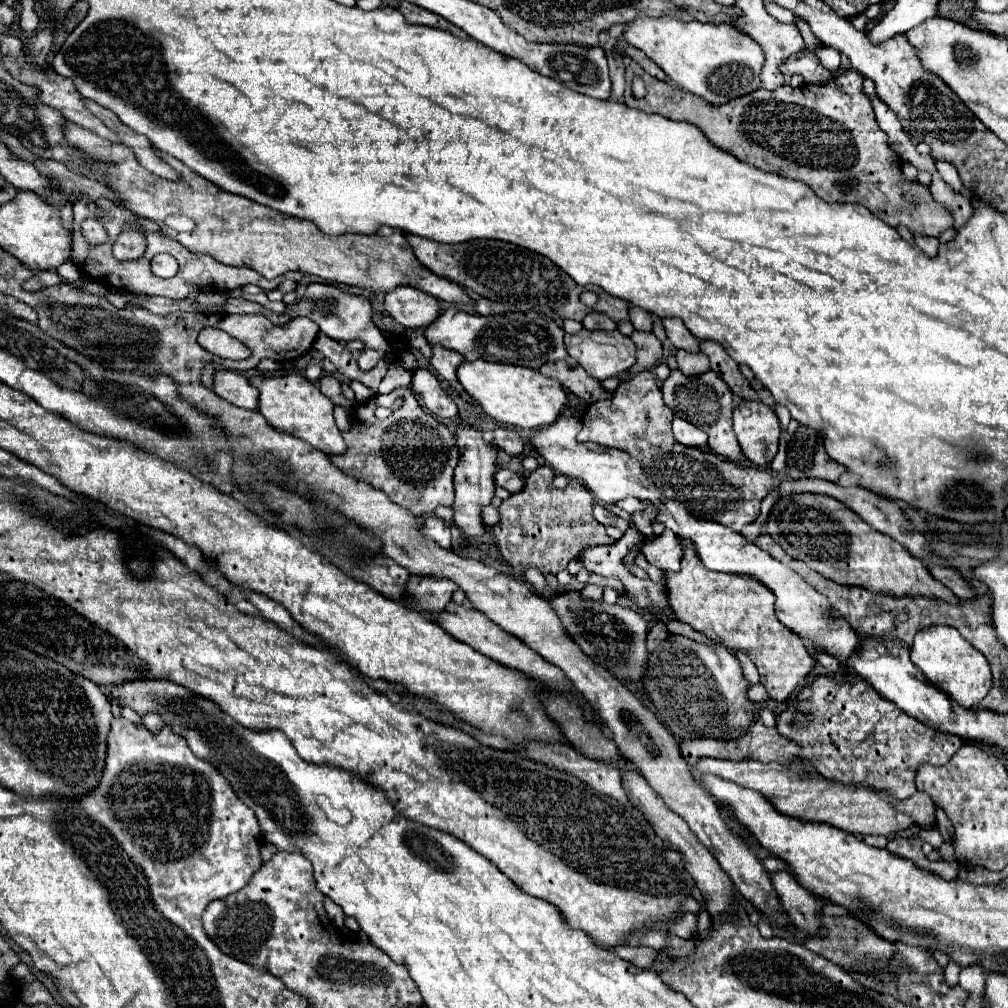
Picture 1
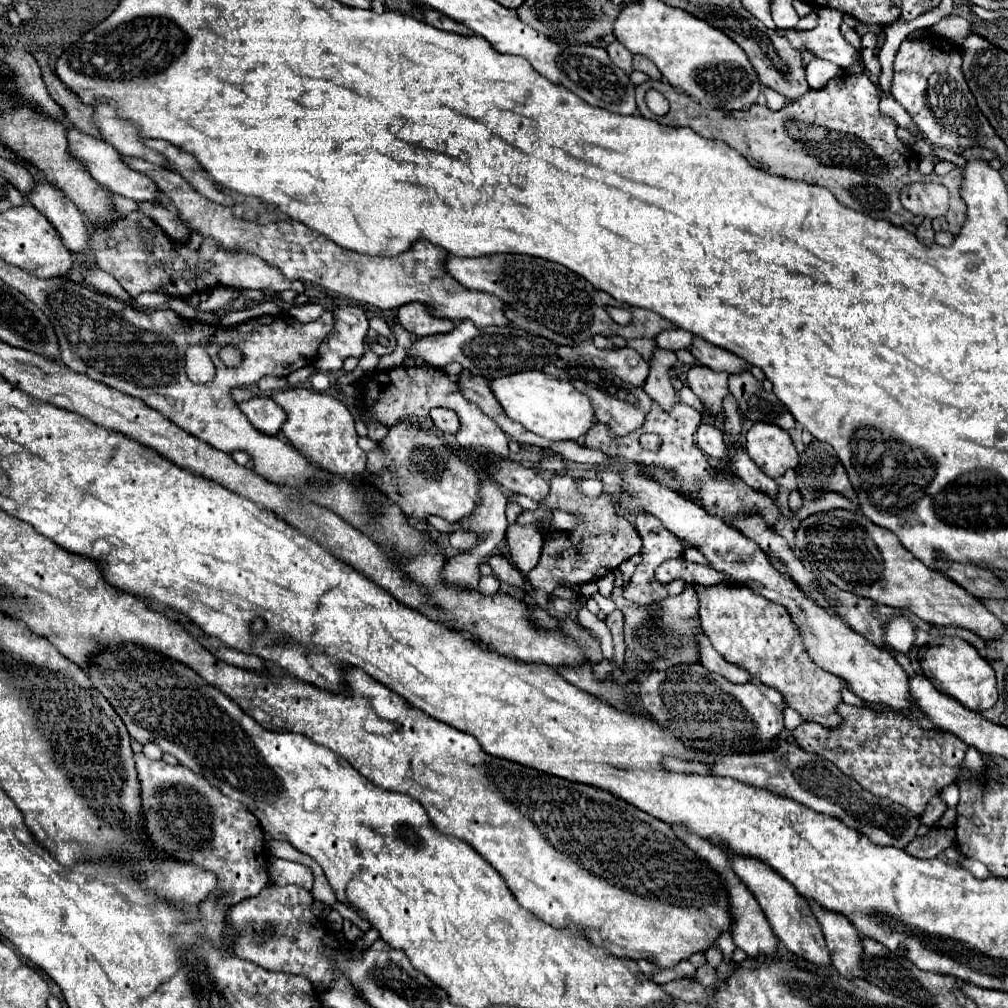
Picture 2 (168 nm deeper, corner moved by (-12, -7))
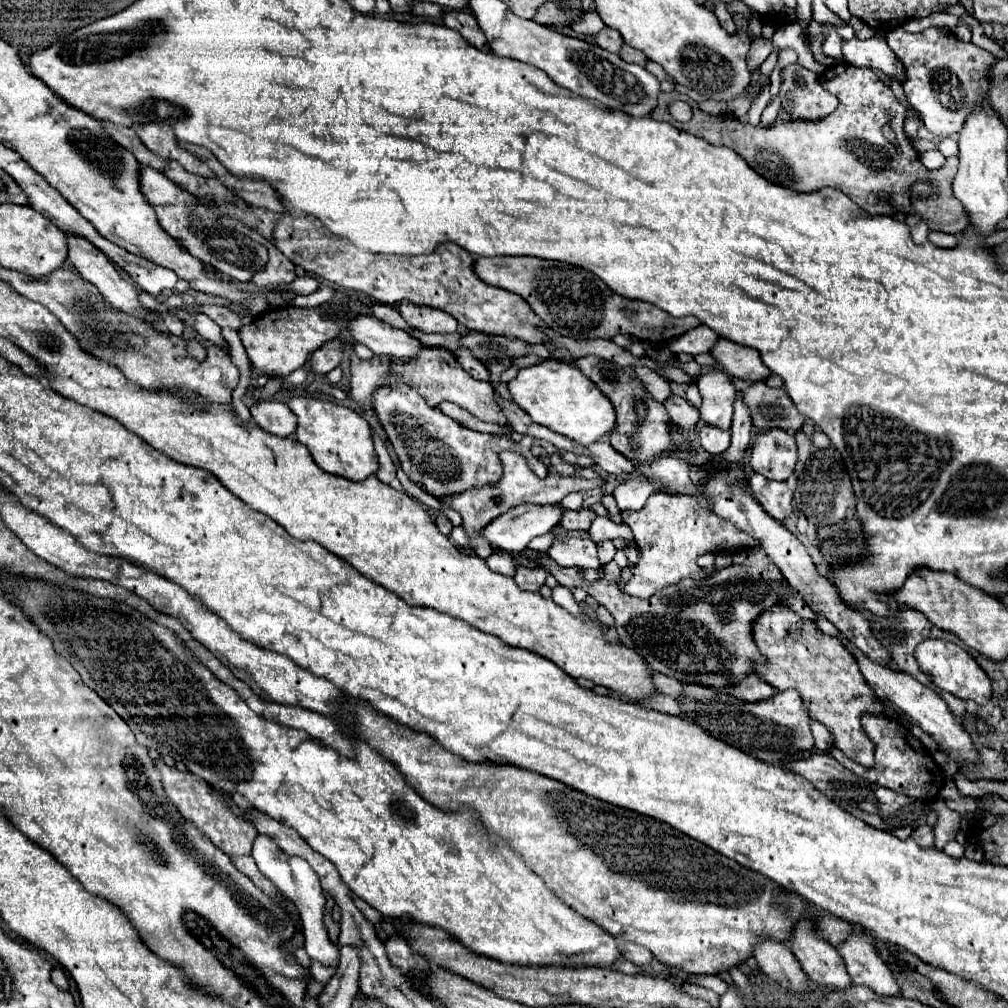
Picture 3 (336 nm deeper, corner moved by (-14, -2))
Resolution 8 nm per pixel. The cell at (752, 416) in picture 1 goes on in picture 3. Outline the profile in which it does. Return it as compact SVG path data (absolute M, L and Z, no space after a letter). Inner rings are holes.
M771 428L755 434L749 464L765 478L787 480L795 472L797 464L795 438L781 428Z

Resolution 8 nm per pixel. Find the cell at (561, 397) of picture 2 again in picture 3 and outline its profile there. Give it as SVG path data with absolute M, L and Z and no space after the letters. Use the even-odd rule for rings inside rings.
M545 360L541 364L521 368L517 376L507 384L511 398L519 404L533 422L563 434L579 444L591 444L611 432L615 424L615 410L603 392L579 370L559 360Z

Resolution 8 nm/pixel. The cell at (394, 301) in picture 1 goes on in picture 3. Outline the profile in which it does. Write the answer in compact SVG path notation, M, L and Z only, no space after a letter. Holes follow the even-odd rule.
M401 302L399 312L409 326L419 328L423 332L439 332L439 334L457 332L457 322L447 312L431 310L429 306L415 306L413 302Z

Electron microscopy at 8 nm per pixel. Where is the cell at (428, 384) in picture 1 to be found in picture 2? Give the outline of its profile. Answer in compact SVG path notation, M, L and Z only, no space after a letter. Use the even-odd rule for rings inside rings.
M431 411L429 415L435 423L435 429L451 433L451 435L455 435L459 431L459 417L455 411Z

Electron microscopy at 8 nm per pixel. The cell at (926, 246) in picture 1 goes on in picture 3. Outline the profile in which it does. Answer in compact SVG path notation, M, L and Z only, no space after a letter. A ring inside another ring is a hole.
M909 216L907 224L911 228L911 236L915 240L915 244L923 244L927 242L927 234L929 234L929 226L921 216Z

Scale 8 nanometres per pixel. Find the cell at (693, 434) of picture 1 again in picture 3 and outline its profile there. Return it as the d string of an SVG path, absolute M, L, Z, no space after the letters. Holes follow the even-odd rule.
M705 424L701 430L699 430L699 438L701 438L701 446L709 452L709 454L721 454L723 450L727 450L729 446L729 432L727 430L721 430L717 426L709 426Z

